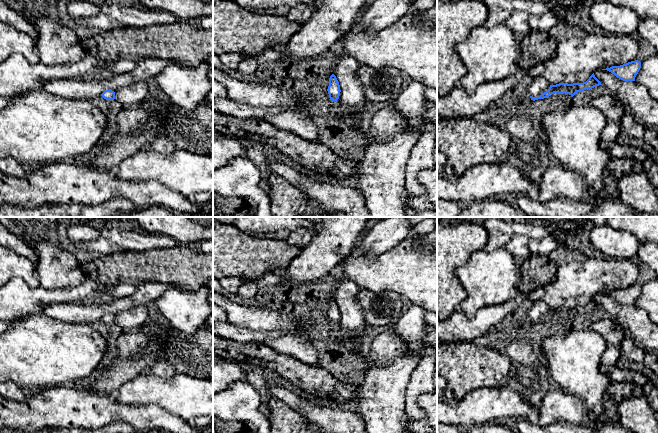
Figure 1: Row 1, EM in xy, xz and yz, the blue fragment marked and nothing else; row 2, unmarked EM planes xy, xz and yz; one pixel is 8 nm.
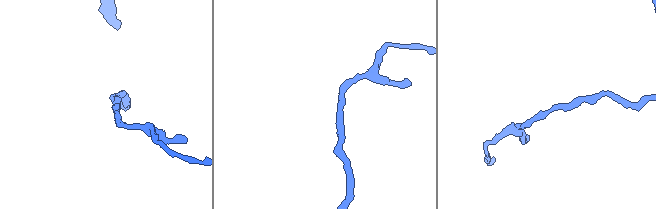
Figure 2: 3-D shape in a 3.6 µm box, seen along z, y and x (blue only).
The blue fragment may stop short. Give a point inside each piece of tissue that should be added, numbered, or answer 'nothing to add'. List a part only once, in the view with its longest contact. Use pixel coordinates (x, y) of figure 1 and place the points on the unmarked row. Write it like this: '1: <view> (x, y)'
nothing to add

